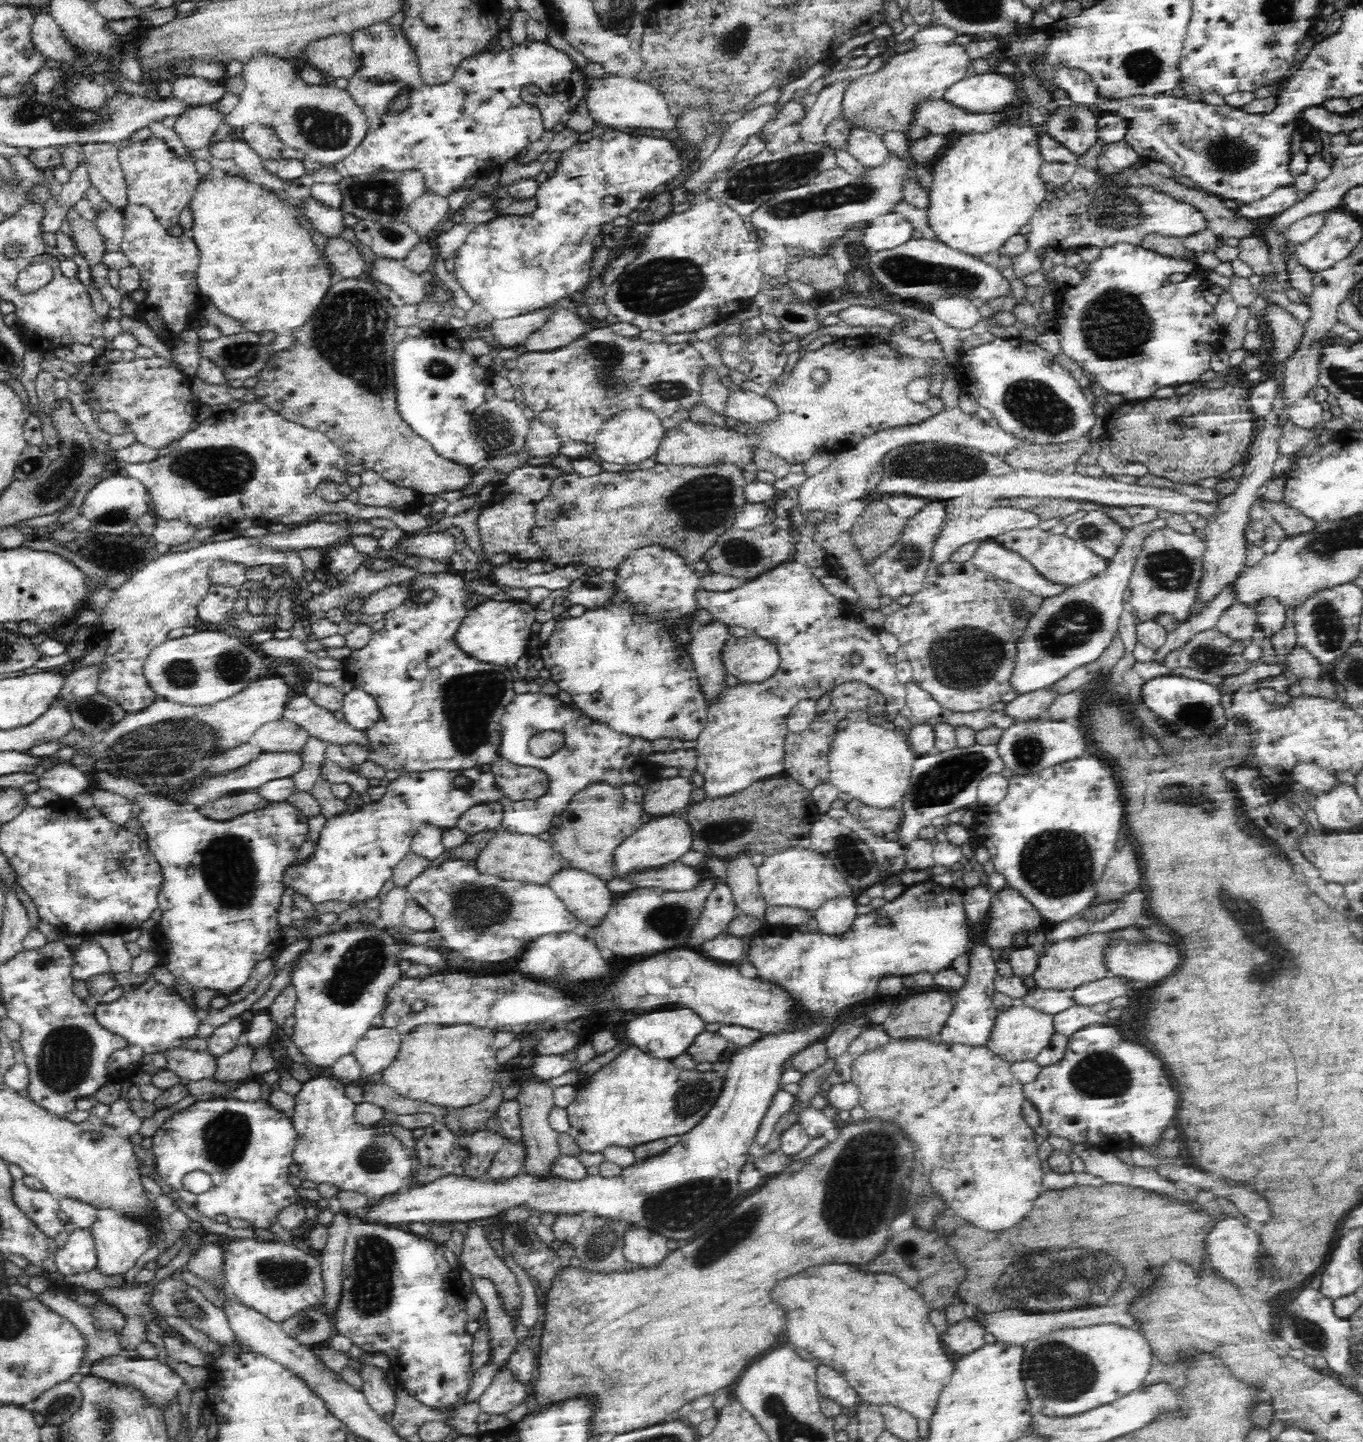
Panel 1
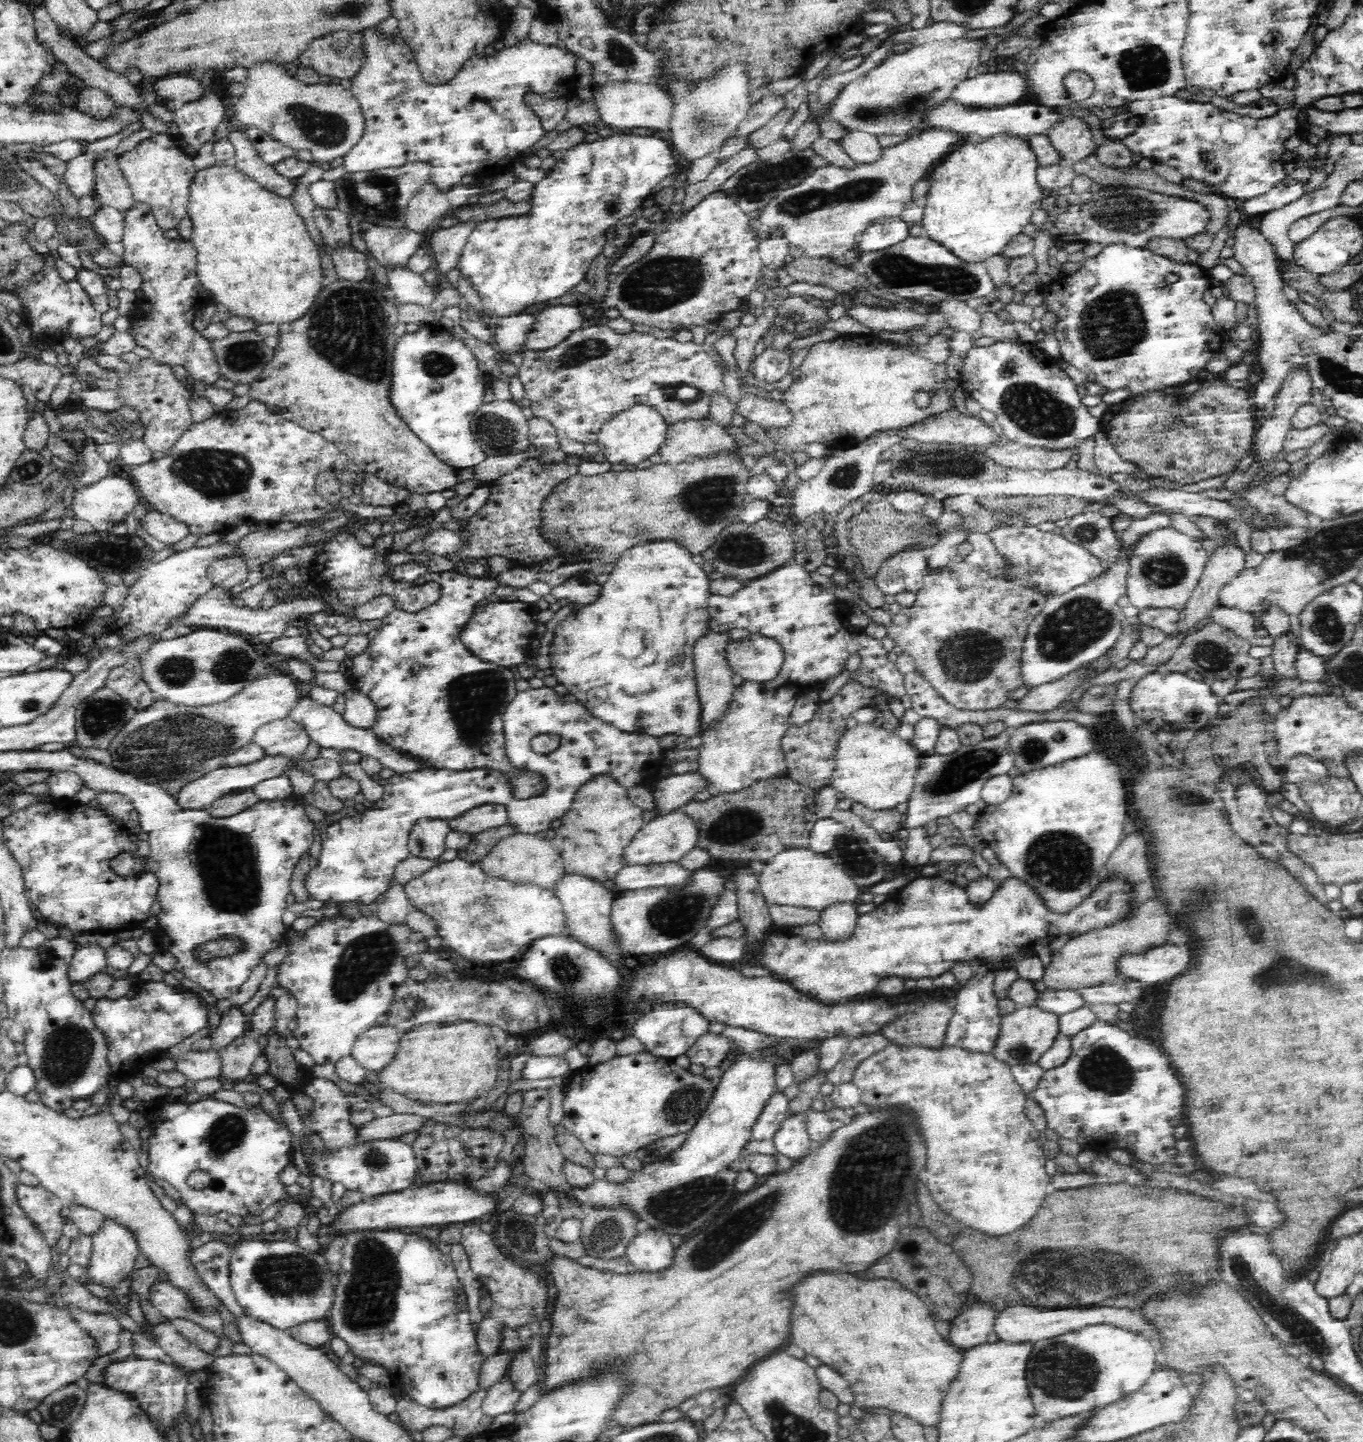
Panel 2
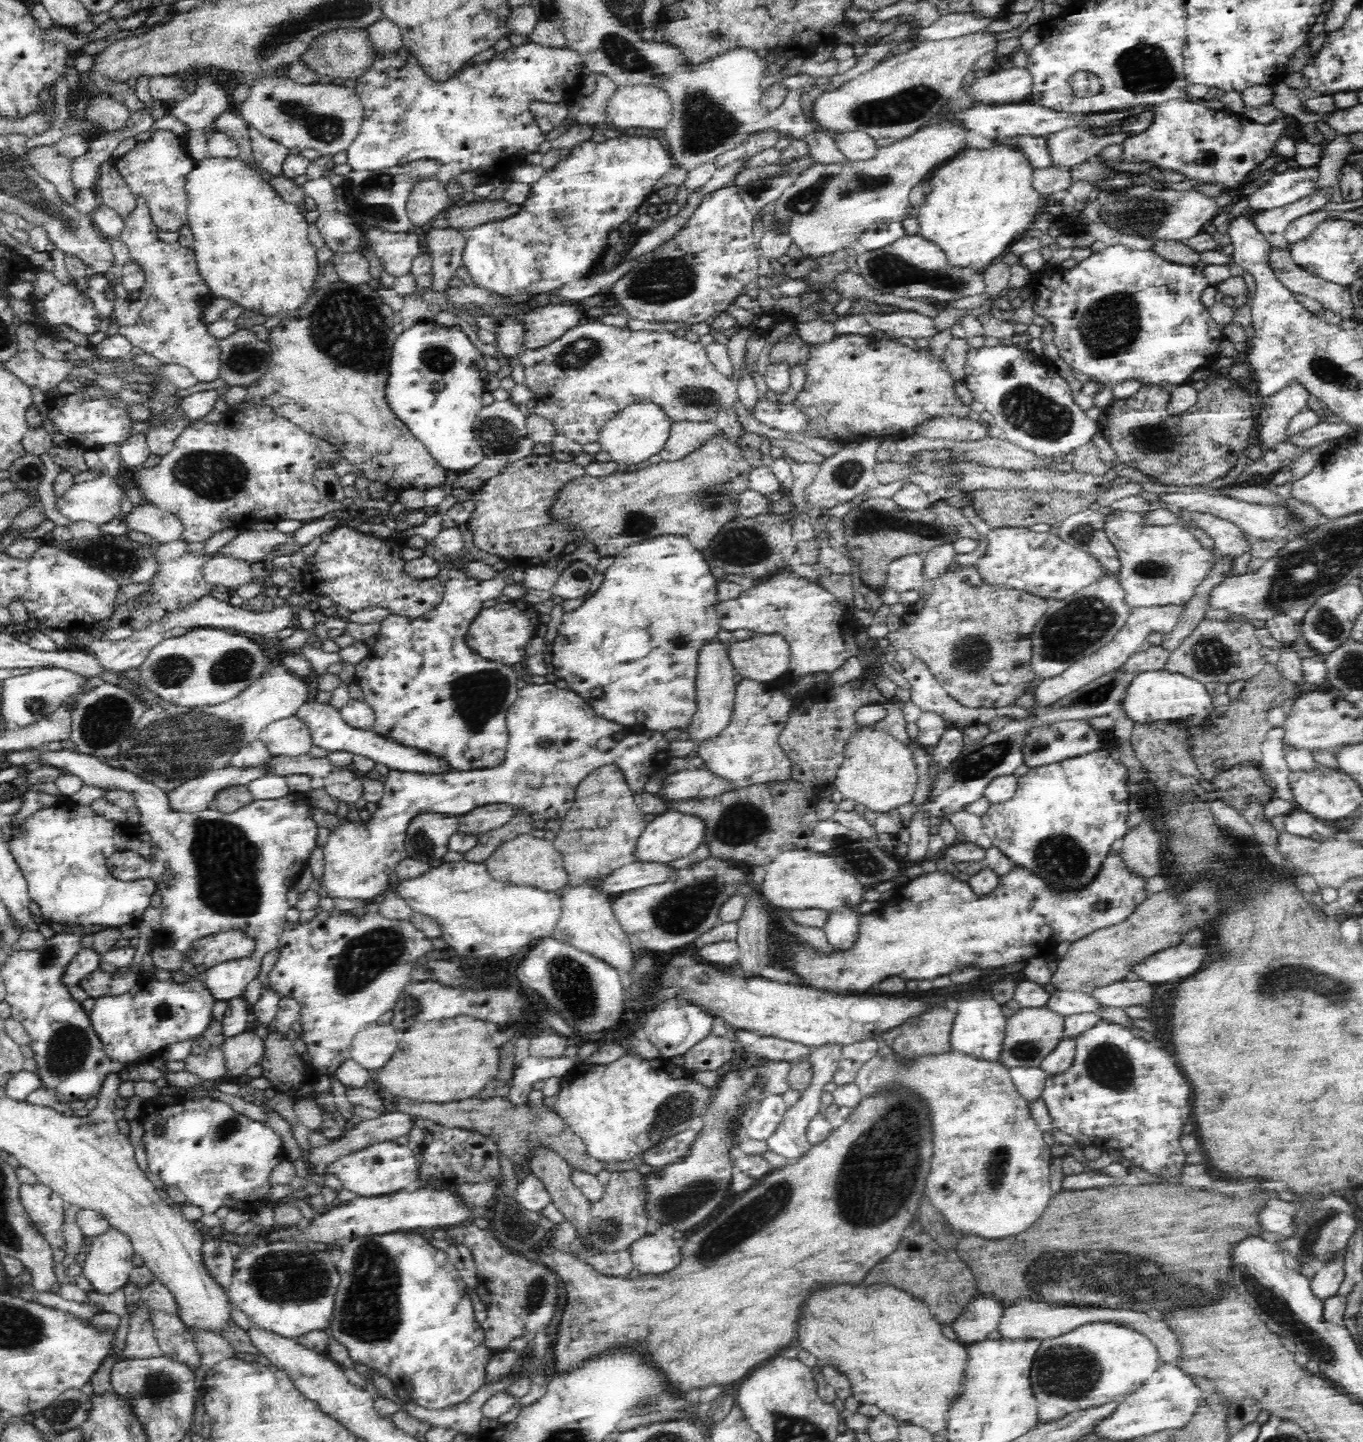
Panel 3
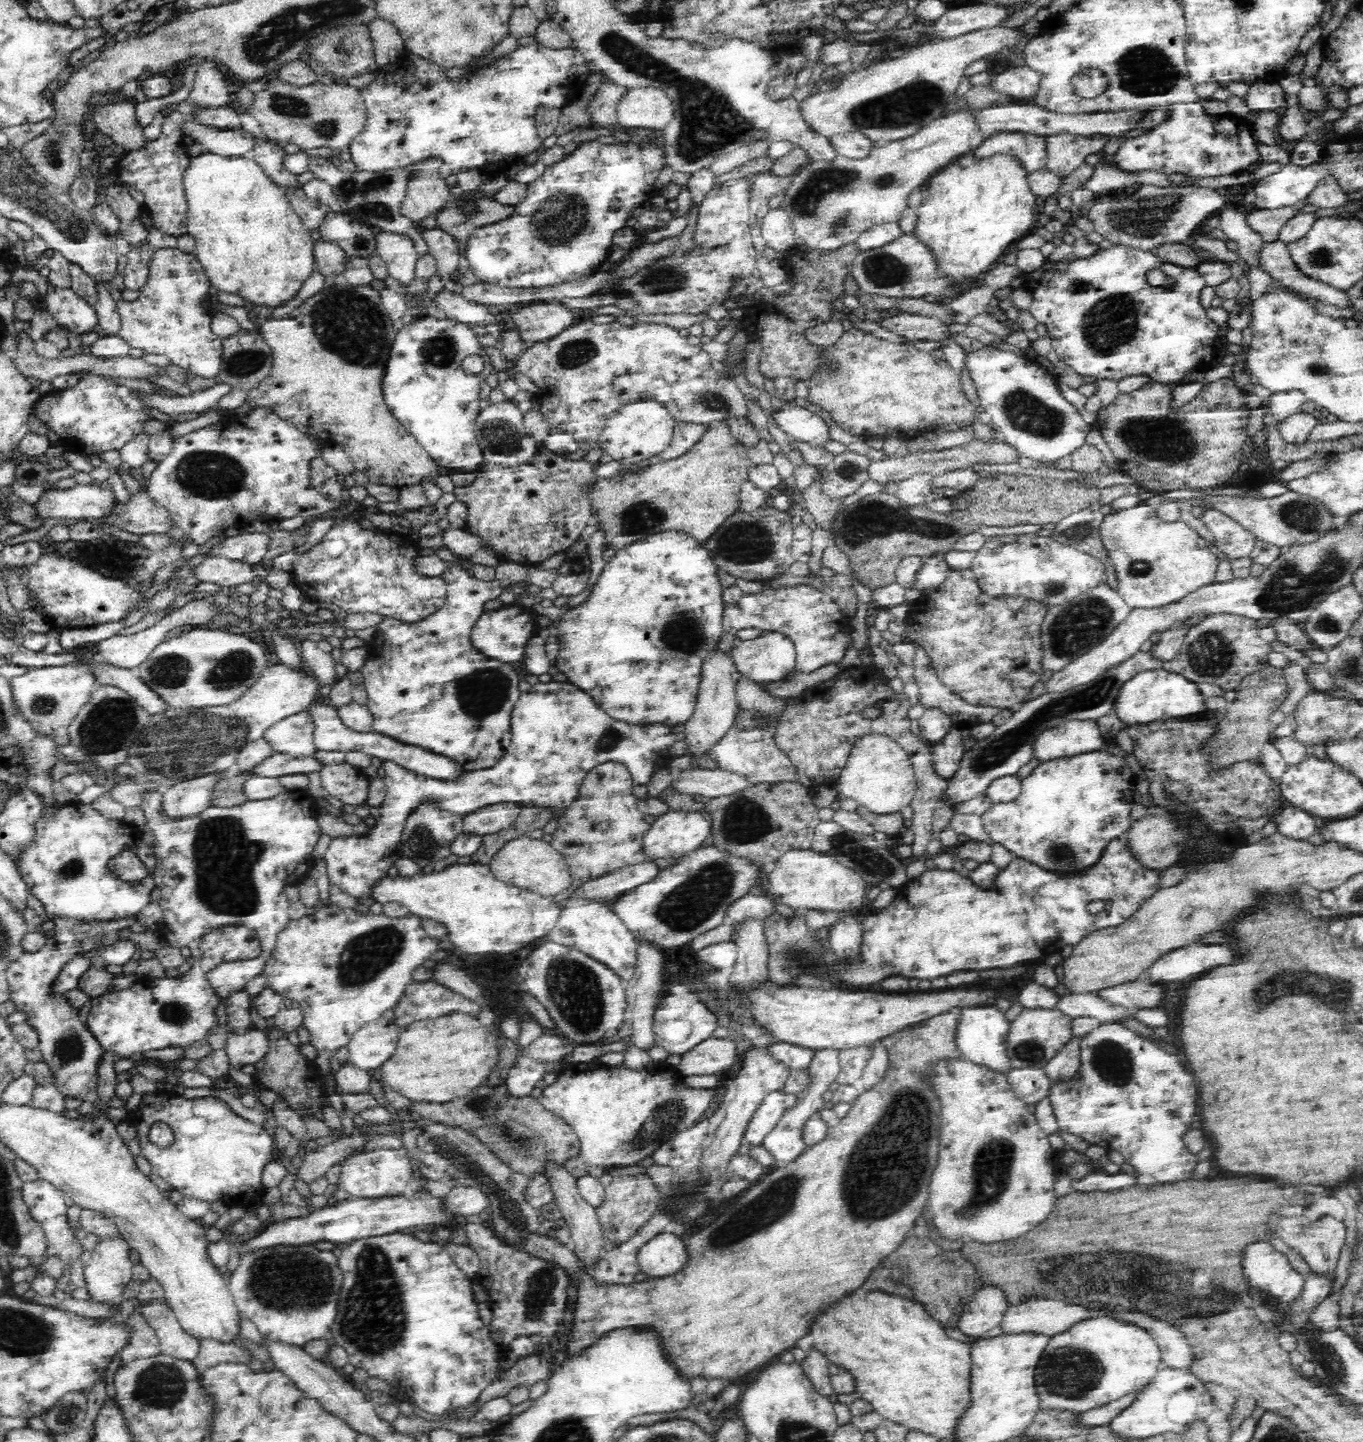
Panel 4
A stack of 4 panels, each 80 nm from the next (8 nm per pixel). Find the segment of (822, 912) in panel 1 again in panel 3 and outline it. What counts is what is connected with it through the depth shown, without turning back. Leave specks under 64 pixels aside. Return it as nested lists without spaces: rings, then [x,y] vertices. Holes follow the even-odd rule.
[[[843,906],[829,911],[823,924],[823,931],[834,949],[847,949],[858,936],[859,918],[854,907]]]

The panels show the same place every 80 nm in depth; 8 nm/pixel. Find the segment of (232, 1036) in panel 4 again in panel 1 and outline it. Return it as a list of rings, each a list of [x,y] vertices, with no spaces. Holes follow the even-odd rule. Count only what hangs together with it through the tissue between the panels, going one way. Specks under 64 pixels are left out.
[[[241,1041],[236,1048],[217,1057],[216,1070],[211,1080],[222,1085],[234,1080],[246,1081],[252,1077],[250,1062],[253,1056],[254,1050]]]

